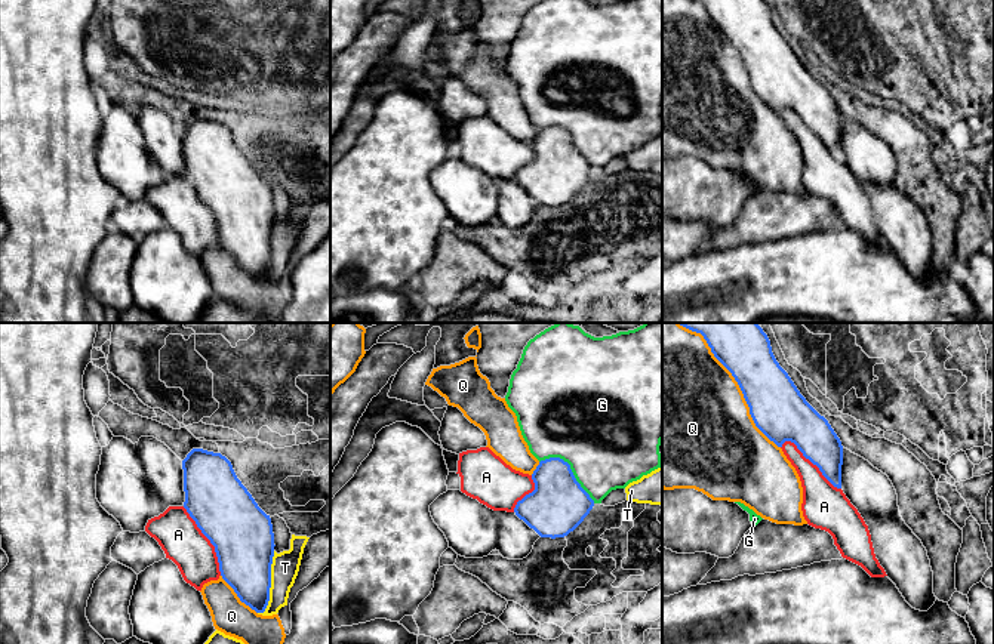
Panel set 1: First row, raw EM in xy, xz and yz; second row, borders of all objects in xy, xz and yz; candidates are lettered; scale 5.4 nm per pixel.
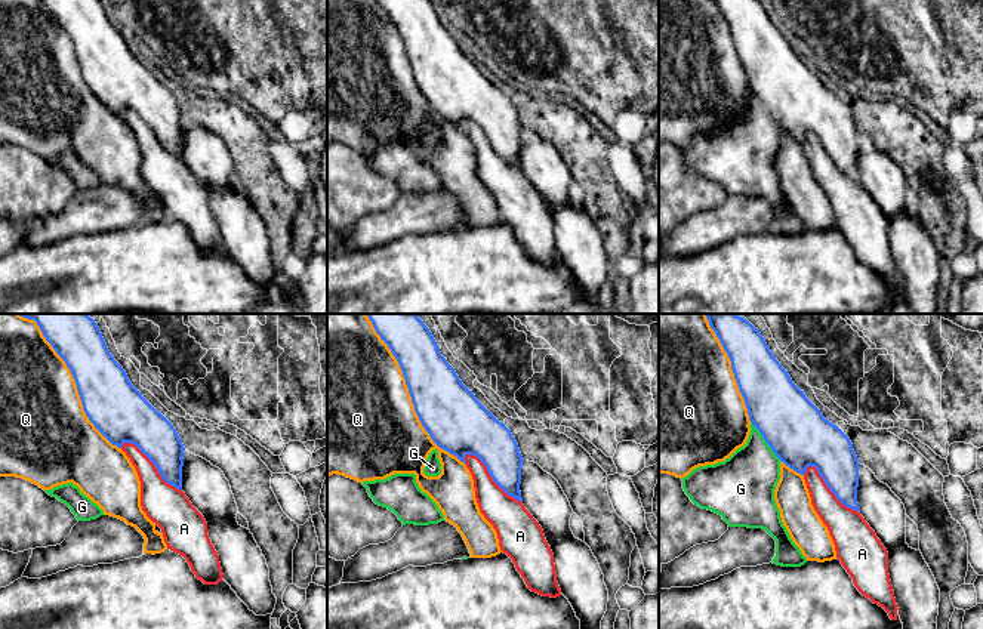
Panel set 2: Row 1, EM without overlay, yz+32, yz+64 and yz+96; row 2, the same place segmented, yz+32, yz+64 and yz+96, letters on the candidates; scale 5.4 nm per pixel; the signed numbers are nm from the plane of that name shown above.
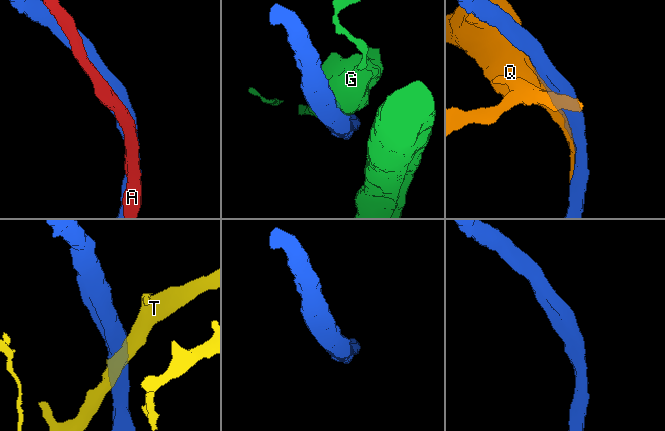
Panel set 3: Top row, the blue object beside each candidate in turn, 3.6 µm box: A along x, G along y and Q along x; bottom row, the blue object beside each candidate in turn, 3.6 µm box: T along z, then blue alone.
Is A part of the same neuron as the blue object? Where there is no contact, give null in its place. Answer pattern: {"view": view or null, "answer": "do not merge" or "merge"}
{"view": "xy", "answer": "merge"}

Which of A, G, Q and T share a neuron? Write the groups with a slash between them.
A / G / Q / T

